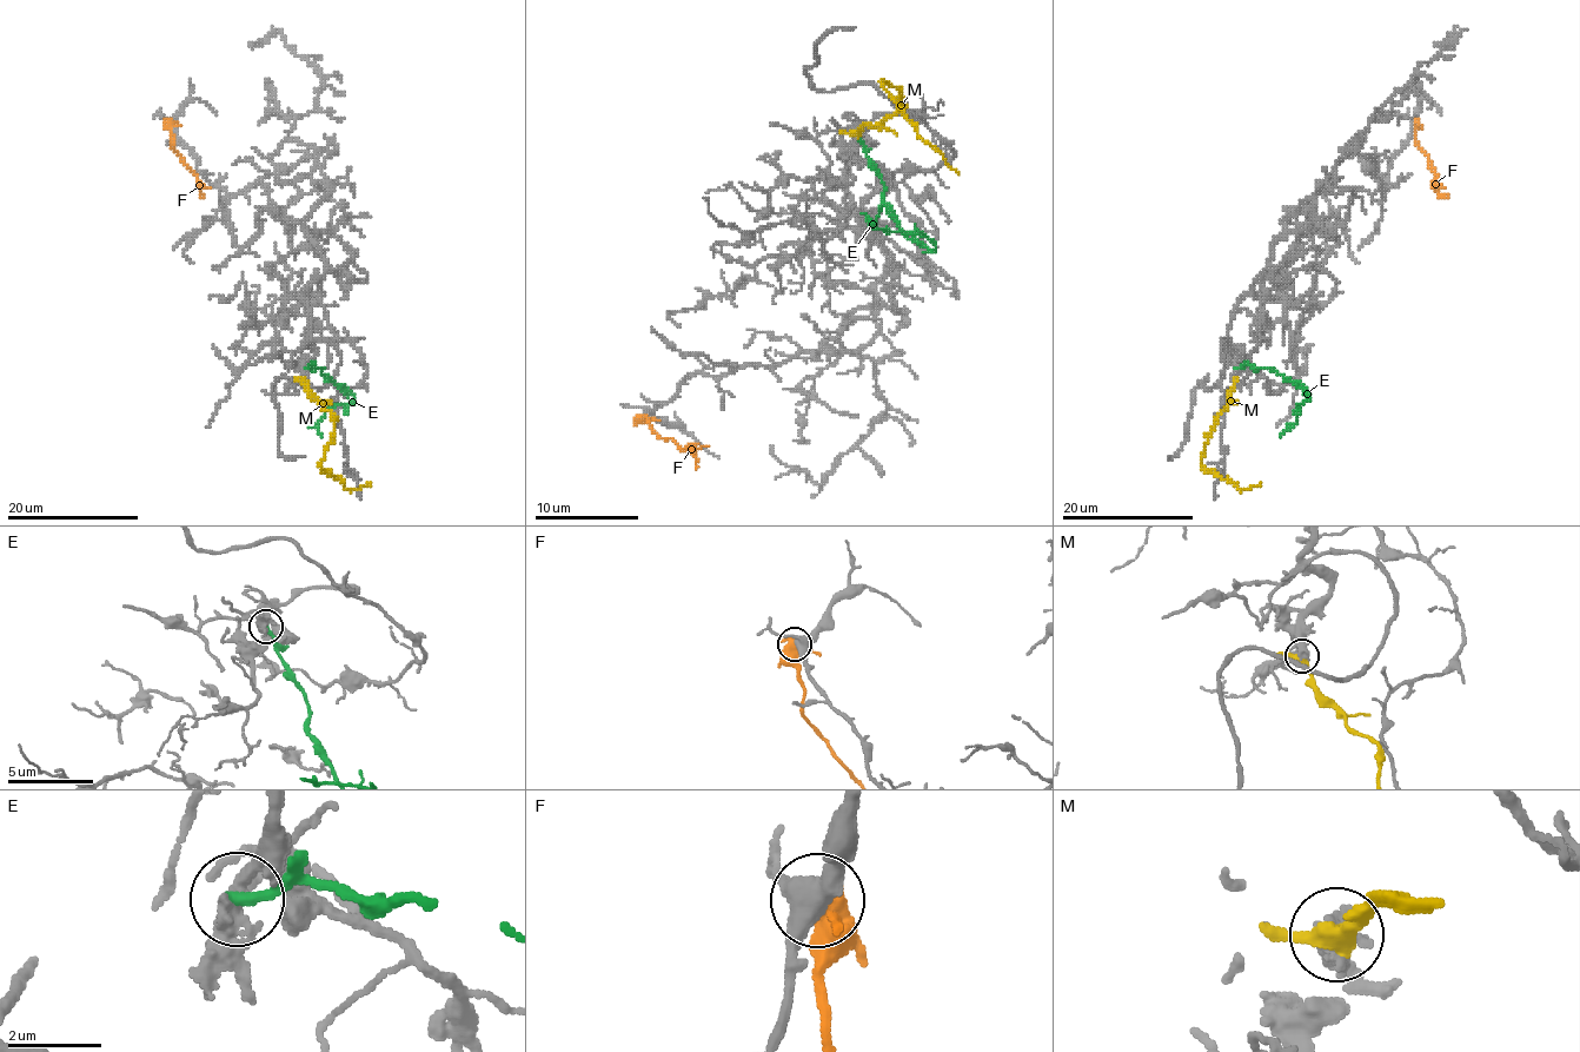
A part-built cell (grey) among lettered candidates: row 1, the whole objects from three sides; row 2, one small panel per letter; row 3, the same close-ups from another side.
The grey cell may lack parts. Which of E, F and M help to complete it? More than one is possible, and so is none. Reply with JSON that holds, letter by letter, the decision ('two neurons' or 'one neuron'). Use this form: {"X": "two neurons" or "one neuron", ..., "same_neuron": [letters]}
{"E": "two neurons", "F": "two neurons", "M": "two neurons", "same_neuron": []}

